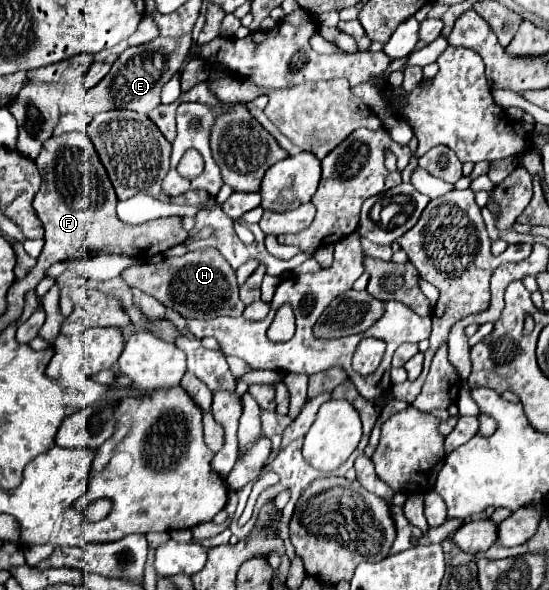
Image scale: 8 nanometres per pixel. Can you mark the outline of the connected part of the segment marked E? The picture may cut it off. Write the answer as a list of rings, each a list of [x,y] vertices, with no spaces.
[[[157,37],[139,47],[127,47],[121,57],[111,65],[111,71],[83,97],[83,111],[87,115],[97,115],[111,109],[129,109],[149,115],[161,103],[163,85],[181,69],[181,63],[191,47],[191,37]]]

